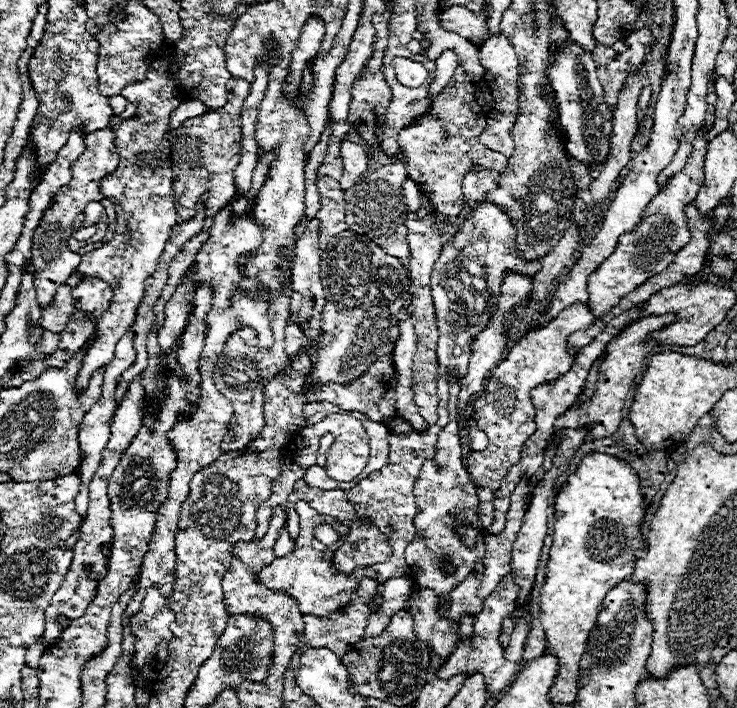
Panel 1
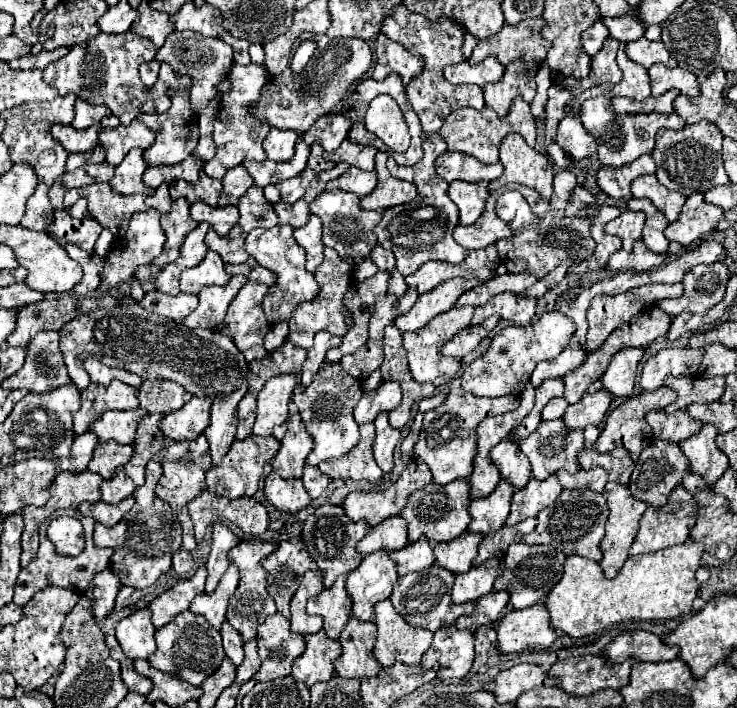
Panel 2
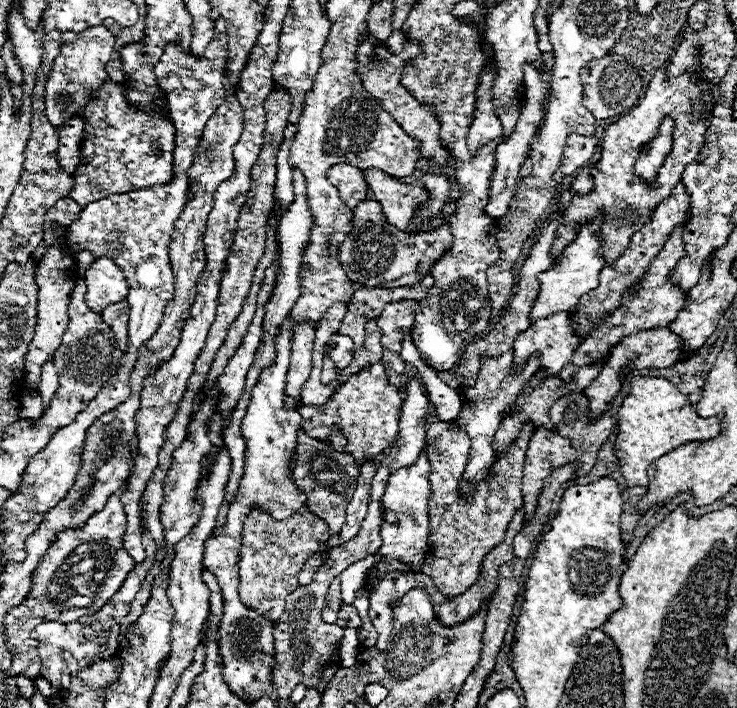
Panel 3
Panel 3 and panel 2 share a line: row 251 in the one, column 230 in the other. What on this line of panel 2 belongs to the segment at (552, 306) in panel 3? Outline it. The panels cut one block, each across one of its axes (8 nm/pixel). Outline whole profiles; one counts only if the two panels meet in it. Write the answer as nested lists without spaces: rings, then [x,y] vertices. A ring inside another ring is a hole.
[[[228,566],[226,574],[222,576],[218,588],[212,592],[212,594],[198,594],[194,600],[192,600],[192,606],[190,606],[190,612],[192,614],[200,614],[204,616],[216,630],[222,628],[222,622],[226,620],[226,606],[228,606],[228,600],[230,596],[234,594],[236,586],[238,586],[238,570],[236,566]]]

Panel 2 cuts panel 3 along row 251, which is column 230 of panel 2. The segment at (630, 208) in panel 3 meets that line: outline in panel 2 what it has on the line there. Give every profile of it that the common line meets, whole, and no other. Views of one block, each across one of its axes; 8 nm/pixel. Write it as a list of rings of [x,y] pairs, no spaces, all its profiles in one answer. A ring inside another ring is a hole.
[[[242,540],[228,554],[228,560],[240,570],[240,584],[238,584],[234,596],[230,598],[226,620],[230,622],[230,626],[234,630],[240,632],[240,636],[242,636],[244,642],[254,640],[258,636],[260,622],[264,622],[264,618],[276,614],[276,606],[274,606],[270,594],[266,592],[266,574],[264,574],[264,568],[260,566],[260,560],[266,558],[266,556],[270,556],[276,548],[278,548],[278,544],[274,544],[274,542],[248,542],[248,540]]]

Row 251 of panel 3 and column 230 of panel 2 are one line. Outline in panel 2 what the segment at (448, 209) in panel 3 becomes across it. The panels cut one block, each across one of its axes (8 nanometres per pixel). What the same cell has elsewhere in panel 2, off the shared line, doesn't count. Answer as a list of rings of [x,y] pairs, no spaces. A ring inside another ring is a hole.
[[[132,304],[132,306],[116,306],[112,310],[98,308],[98,310],[92,310],[88,314],[82,314],[78,318],[70,320],[60,330],[60,350],[64,354],[64,362],[68,366],[70,378],[74,382],[74,386],[80,388],[80,390],[82,390],[80,366],[82,366],[82,360],[86,358],[86,354],[88,354],[88,356],[98,358],[102,364],[134,372],[142,380],[146,380],[146,378],[168,378],[168,380],[172,380],[180,386],[186,386],[186,390],[194,396],[204,396],[204,398],[214,400],[212,402],[212,434],[206,434],[208,444],[210,444],[212,464],[218,466],[222,462],[224,454],[228,454],[228,450],[230,450],[230,446],[236,438],[236,424],[238,424],[236,406],[246,394],[246,360],[228,336],[224,336],[216,330],[184,330],[176,322],[172,322],[168,318],[160,318],[158,314],[144,310],[140,304]]]

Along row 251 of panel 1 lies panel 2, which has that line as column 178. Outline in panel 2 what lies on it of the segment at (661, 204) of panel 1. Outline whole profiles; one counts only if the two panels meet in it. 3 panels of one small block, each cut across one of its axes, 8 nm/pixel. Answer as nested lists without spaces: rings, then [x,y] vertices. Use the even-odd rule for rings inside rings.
[[[190,610],[184,614],[178,614],[164,630],[156,632],[156,646],[158,650],[148,658],[148,662],[166,674],[172,674],[178,680],[184,680],[192,686],[200,686],[224,660],[224,650],[222,650],[222,638],[216,628],[212,628],[204,618],[192,616]]]

